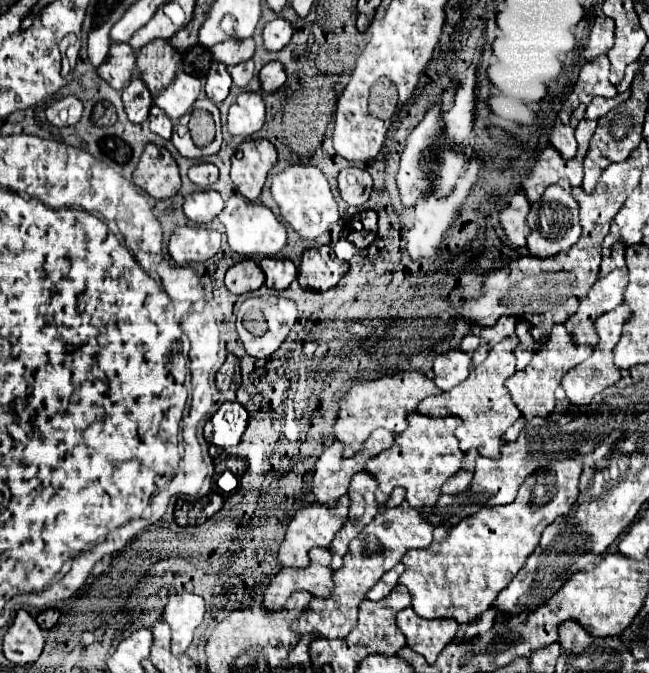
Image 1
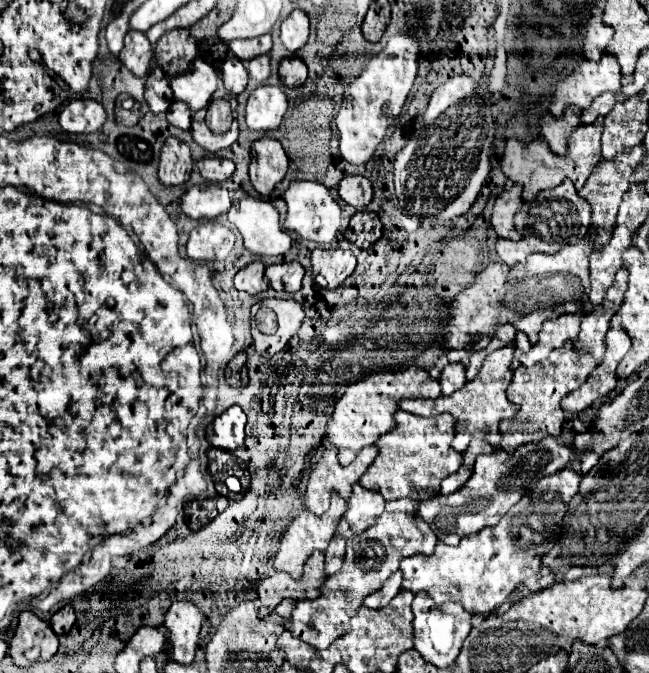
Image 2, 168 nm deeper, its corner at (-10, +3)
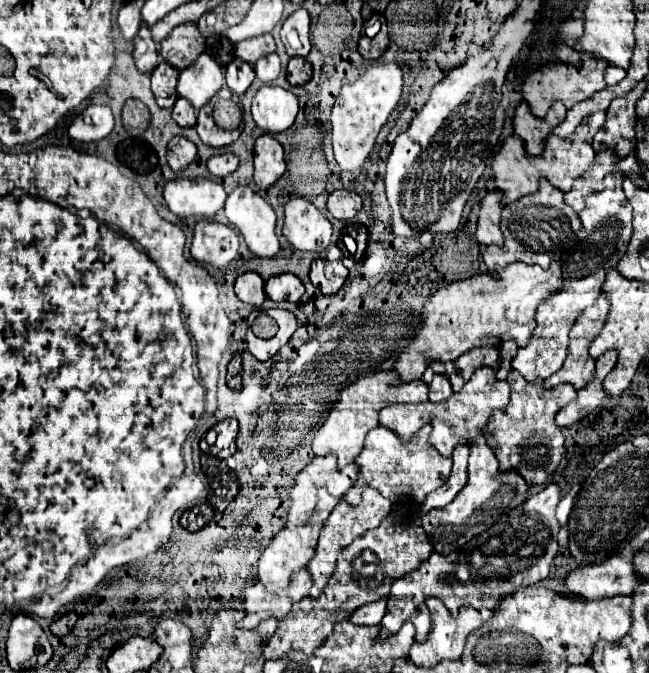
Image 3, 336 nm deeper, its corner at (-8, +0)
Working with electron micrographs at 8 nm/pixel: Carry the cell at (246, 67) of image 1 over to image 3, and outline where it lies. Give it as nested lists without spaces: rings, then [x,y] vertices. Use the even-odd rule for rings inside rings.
[[[272,53],[266,59],[260,59],[258,63],[254,63],[254,71],[256,71],[256,77],[262,83],[274,81],[280,75],[280,59],[278,59],[278,55]]]

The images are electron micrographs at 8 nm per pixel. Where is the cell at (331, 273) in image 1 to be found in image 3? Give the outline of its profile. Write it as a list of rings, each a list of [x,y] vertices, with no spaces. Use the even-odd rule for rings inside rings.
[[[314,259],[310,267],[310,281],[318,287],[324,295],[334,295],[346,281],[348,269],[342,261],[328,261],[328,259]]]

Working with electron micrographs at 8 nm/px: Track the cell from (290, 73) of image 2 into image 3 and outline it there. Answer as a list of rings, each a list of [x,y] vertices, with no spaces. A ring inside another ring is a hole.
[[[292,57],[288,63],[288,81],[290,85],[304,85],[312,77],[312,65],[302,57]]]

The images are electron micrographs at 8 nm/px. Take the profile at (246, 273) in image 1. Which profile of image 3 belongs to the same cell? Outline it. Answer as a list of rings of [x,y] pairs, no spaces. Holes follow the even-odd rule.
[[[242,273],[236,283],[234,283],[234,293],[240,301],[244,303],[250,303],[250,305],[256,305],[260,307],[264,301],[266,301],[266,293],[264,293],[264,281],[258,273]]]

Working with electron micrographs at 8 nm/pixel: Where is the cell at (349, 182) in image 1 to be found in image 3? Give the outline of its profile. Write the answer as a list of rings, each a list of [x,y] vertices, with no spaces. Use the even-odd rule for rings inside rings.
[[[334,191],[330,193],[326,207],[334,219],[350,221],[362,209],[362,199],[354,191]]]

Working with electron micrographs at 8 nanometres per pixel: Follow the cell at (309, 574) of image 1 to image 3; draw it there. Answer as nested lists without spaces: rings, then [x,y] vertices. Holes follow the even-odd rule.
[[[252,585],[246,589],[243,600],[243,610],[246,615],[237,626],[245,630],[255,629],[262,620],[269,617],[276,617],[278,621],[283,620],[291,611],[292,599],[272,593],[266,593],[262,585]]]

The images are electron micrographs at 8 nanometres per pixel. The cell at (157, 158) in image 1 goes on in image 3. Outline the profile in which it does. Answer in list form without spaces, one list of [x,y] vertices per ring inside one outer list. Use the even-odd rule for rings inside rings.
[[[174,137],[168,143],[168,165],[174,171],[186,169],[196,157],[196,145],[186,137]]]

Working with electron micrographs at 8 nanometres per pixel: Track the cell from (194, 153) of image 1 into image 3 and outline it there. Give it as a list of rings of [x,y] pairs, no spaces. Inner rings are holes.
[[[208,103],[206,107],[202,107],[202,109],[198,111],[196,131],[198,131],[200,139],[202,139],[206,145],[210,145],[210,147],[214,147],[214,149],[222,149],[222,147],[226,147],[226,145],[230,145],[230,143],[234,143],[234,141],[238,139],[240,129],[234,129],[234,131],[220,129],[220,127],[214,123],[214,119],[212,119],[212,107],[214,107],[214,105]]]

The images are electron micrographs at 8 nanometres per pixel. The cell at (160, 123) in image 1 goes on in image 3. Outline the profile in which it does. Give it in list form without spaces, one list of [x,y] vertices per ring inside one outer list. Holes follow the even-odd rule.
[[[178,99],[176,105],[172,107],[172,119],[182,125],[182,127],[192,127],[196,123],[196,115],[194,115],[194,107],[186,101],[186,99]]]

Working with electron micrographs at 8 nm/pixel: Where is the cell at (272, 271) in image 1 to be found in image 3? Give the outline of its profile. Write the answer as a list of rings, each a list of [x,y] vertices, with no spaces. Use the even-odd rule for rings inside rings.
[[[282,273],[282,275],[276,275],[270,281],[266,281],[264,291],[266,291],[266,297],[270,301],[292,301],[292,303],[296,303],[304,295],[304,285],[296,275]]]

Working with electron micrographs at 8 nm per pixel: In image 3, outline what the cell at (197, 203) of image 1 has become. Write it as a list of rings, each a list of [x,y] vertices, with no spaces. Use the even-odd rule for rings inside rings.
[[[178,177],[164,183],[162,189],[164,201],[168,203],[170,211],[180,217],[200,215],[200,217],[214,217],[226,201],[224,187],[208,177]]]

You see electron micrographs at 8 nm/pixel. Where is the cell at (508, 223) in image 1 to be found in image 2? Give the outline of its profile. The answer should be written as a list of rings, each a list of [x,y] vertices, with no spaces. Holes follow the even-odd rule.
[[[514,184],[508,190],[504,190],[494,204],[492,212],[492,226],[498,232],[498,236],[508,238],[508,240],[520,240],[520,232],[514,226],[514,216],[522,208],[524,198],[522,198],[522,186]]]

